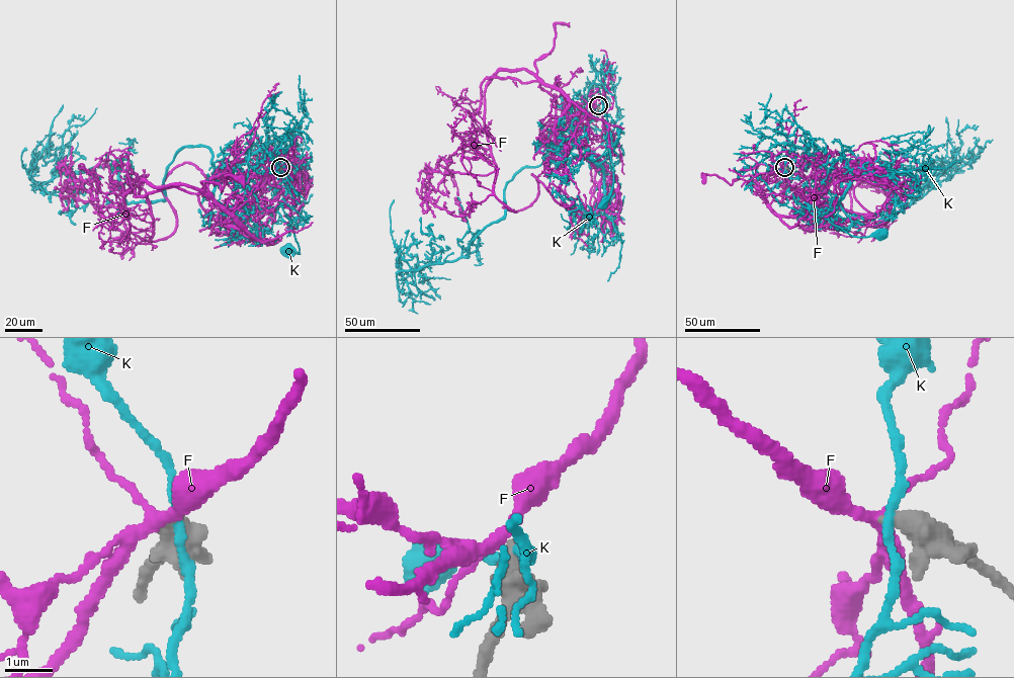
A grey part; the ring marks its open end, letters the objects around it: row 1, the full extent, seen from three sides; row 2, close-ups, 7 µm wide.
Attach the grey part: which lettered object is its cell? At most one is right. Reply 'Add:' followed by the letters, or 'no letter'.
Add: no letter

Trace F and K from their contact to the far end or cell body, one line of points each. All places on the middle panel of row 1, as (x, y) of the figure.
F: (598, 105), (589, 105), (569, 113), (564, 106), (568, 100), (540, 81)
K: (599, 105), (585, 128), (554, 146), (544, 141), (594, 160), (609, 150), (613, 187), (602, 203)

